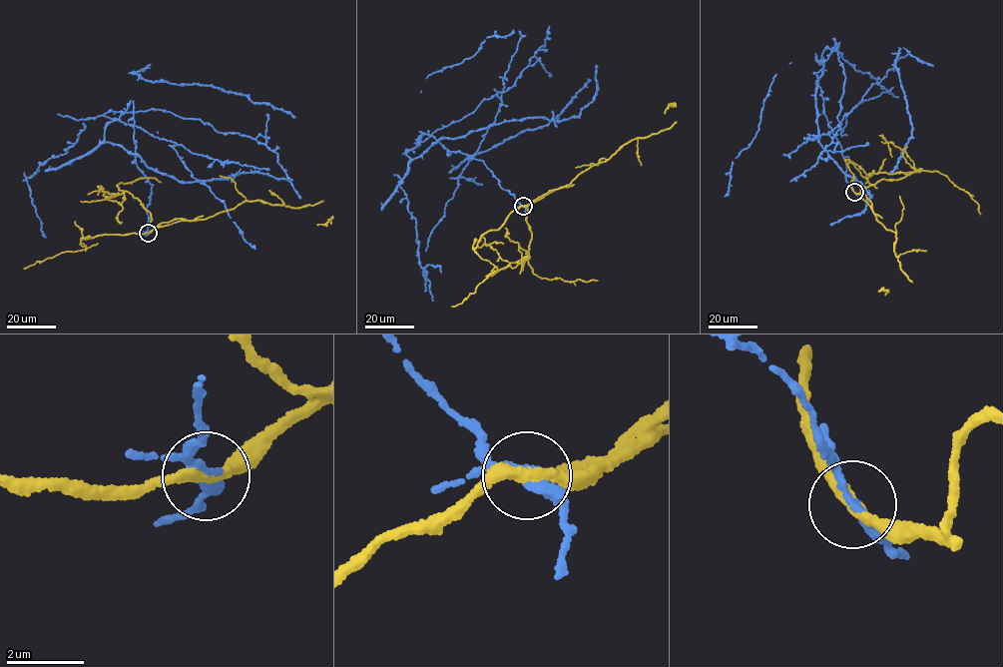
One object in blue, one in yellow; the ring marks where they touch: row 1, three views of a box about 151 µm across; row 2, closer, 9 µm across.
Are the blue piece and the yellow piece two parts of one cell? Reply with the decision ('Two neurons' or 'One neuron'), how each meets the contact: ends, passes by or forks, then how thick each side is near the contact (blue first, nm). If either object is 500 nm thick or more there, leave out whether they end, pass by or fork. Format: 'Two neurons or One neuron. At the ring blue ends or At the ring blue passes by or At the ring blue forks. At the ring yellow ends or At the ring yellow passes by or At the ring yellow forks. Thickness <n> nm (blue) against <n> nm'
Two neurons. At the ring blue passes by. At the ring yellow passes by. Thickness 240 nm (blue) against 280 nm

